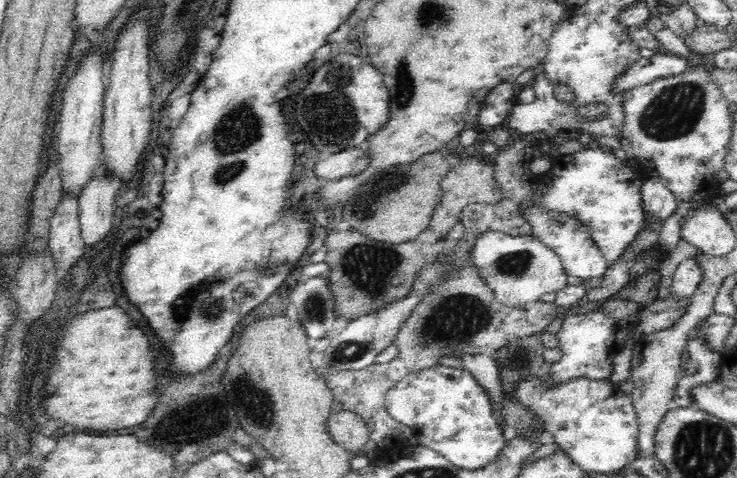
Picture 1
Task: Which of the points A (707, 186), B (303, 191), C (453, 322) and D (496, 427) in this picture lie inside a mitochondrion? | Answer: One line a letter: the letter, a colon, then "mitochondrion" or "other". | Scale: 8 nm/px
A: other
B: other
C: mitochondrion
D: other

